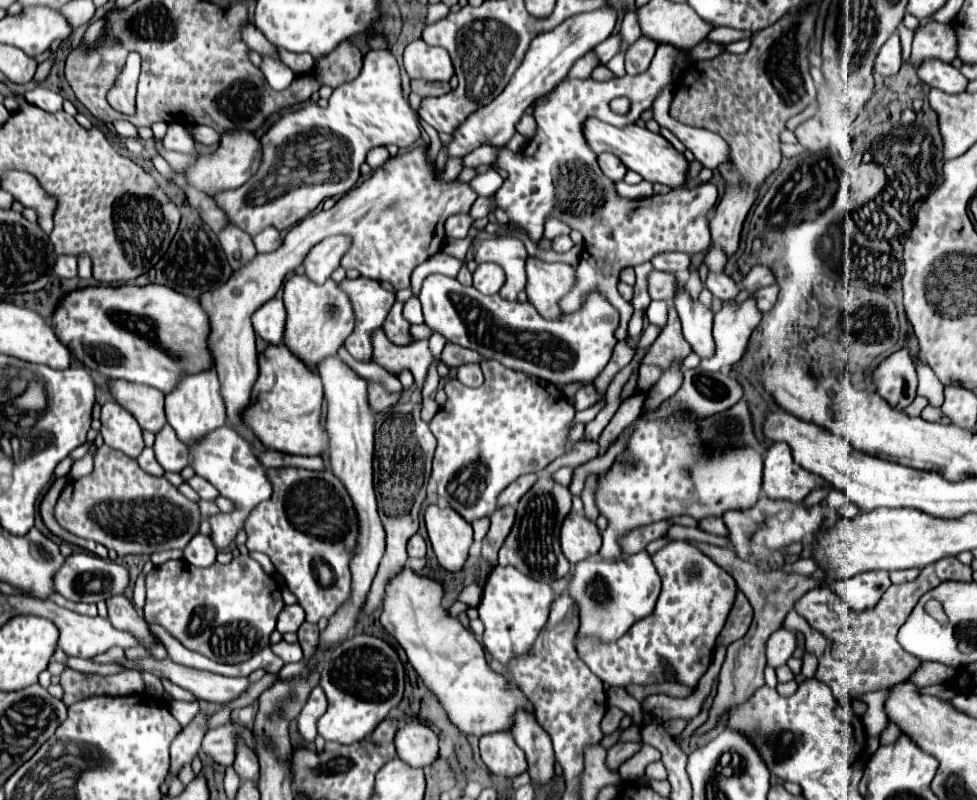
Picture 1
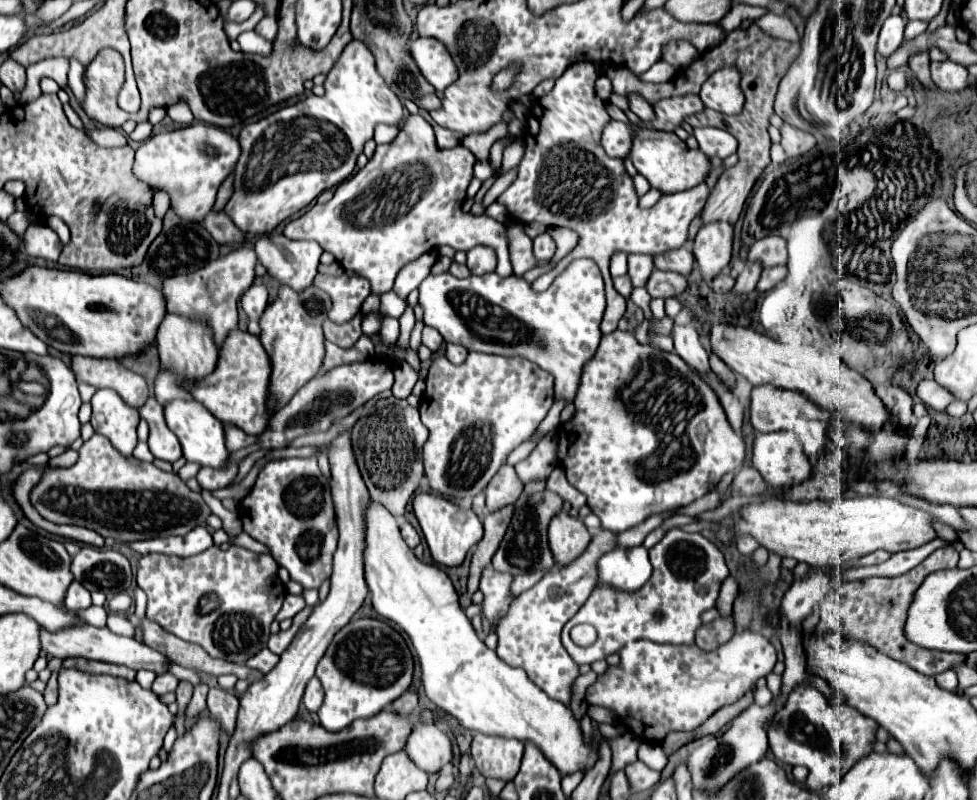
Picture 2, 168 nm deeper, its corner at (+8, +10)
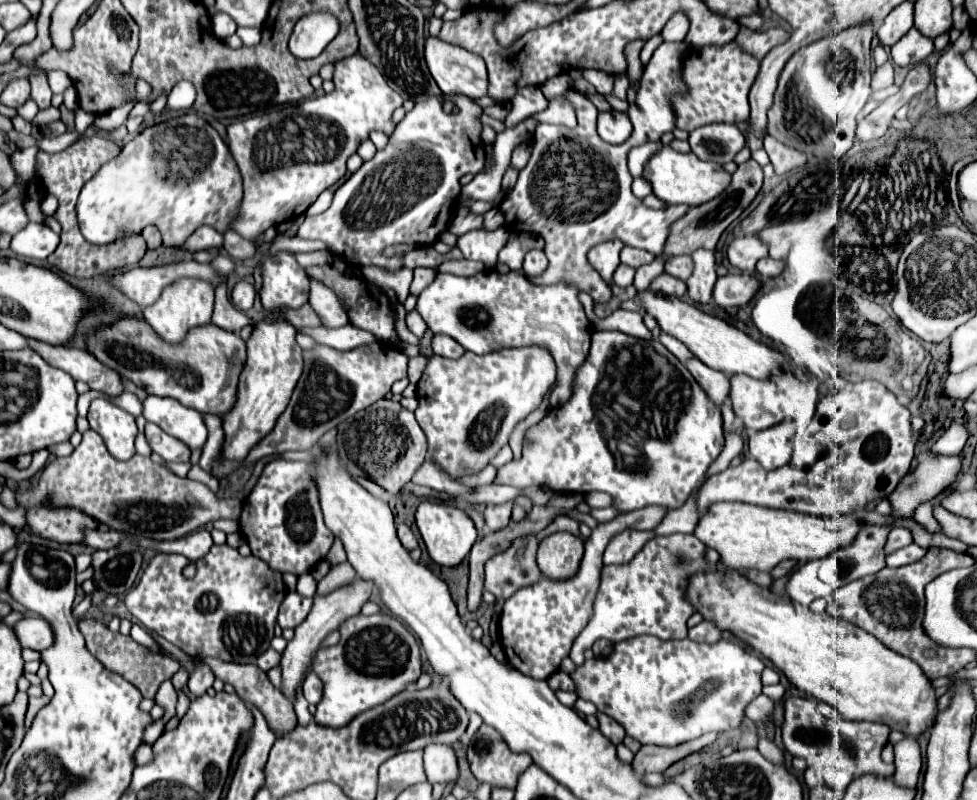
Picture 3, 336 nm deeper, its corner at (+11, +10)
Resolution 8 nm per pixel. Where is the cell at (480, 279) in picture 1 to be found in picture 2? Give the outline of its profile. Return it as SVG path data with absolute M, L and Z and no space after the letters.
M475 246L467 252L467 266L473 274L493 272L497 266L497 256L491 246Z

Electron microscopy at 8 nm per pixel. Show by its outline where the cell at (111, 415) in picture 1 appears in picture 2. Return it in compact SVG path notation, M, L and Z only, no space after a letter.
M97 390L91 398L93 404L93 414L91 414L91 426L97 434L103 434L111 440L111 444L123 454L123 456L131 456L133 448L137 444L137 424L139 424L139 412L133 410L131 406L127 406L119 394L115 394L113 390Z

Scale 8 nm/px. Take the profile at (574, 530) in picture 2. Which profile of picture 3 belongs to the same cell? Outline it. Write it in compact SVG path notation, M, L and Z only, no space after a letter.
M554 532L540 542L538 566L548 578L568 578L580 566L584 542L570 532Z

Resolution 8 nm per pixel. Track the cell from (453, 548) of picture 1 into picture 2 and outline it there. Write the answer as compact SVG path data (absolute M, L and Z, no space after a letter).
M417 494L413 498L413 510L429 544L431 556L441 566L459 566L465 554L483 538L483 524L473 514L473 510L461 510L451 500L435 494Z

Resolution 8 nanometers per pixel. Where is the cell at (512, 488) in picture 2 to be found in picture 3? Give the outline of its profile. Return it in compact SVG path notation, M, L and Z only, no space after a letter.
M506 502L506 504L490 504L486 506L484 510L484 520L488 524L488 528L492 532L504 528L508 522L510 522L510 512L512 512L512 502Z

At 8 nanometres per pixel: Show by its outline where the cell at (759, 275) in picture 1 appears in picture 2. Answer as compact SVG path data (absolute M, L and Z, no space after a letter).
M781 236L759 238L749 250L749 260L759 260L763 266L787 264L787 240Z

